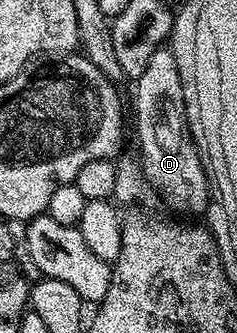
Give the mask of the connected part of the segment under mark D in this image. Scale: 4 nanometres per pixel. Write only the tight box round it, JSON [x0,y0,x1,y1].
[136,48,209,216]

